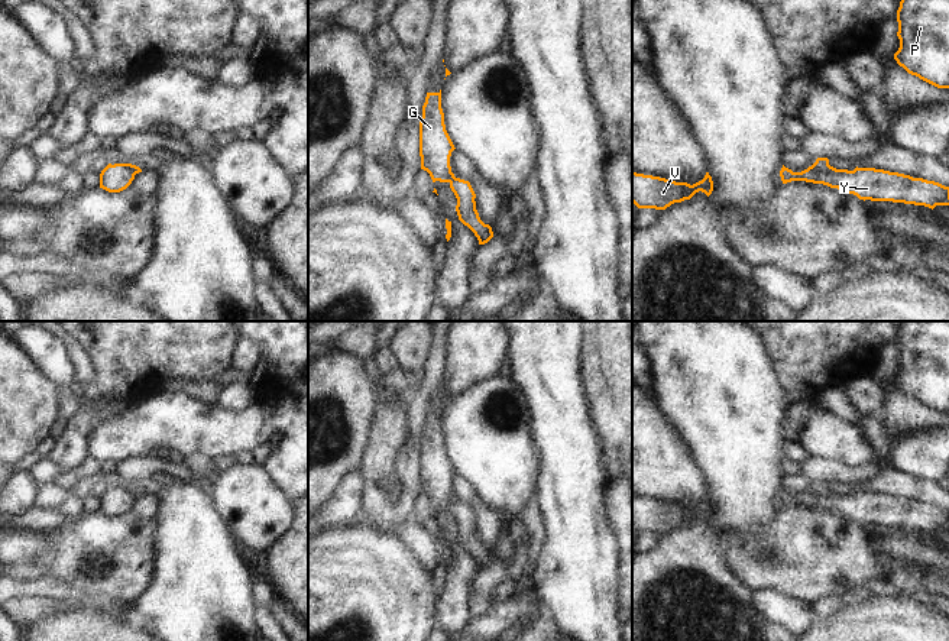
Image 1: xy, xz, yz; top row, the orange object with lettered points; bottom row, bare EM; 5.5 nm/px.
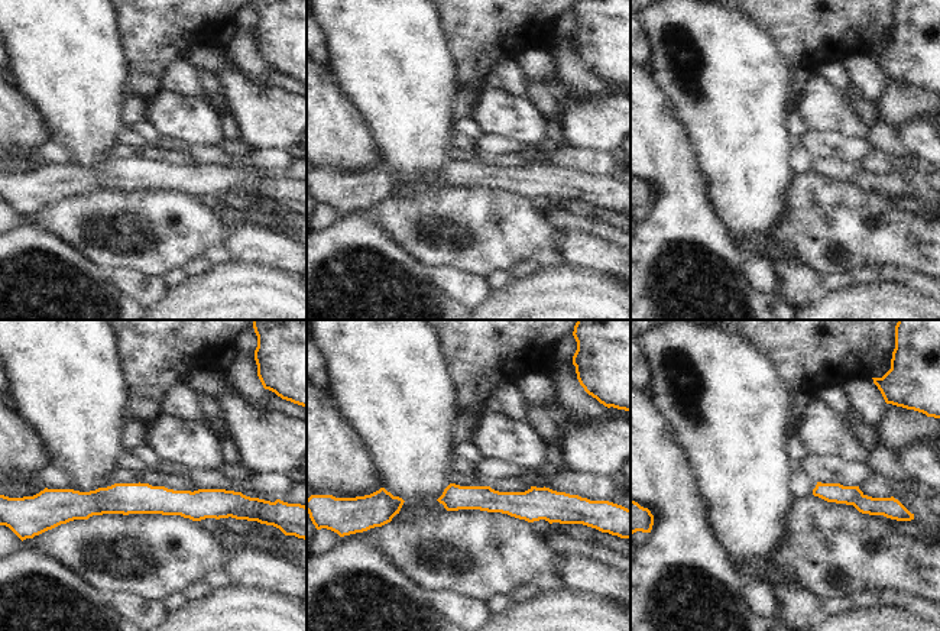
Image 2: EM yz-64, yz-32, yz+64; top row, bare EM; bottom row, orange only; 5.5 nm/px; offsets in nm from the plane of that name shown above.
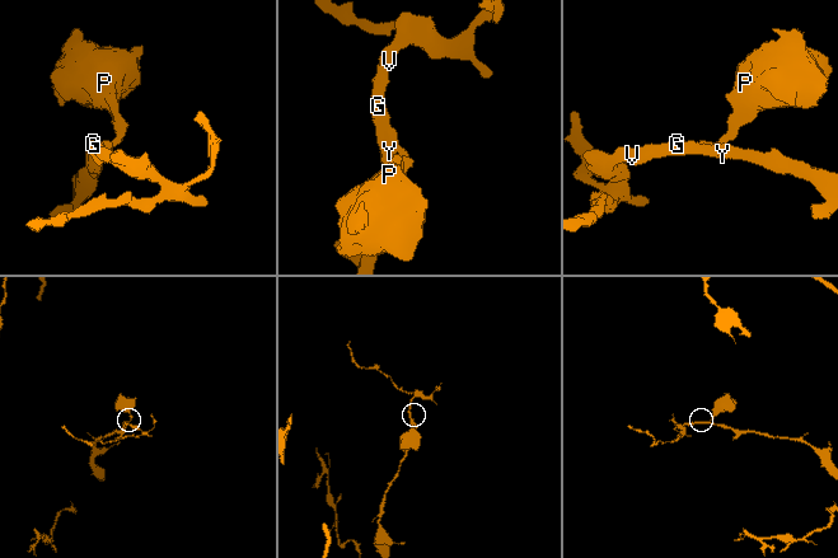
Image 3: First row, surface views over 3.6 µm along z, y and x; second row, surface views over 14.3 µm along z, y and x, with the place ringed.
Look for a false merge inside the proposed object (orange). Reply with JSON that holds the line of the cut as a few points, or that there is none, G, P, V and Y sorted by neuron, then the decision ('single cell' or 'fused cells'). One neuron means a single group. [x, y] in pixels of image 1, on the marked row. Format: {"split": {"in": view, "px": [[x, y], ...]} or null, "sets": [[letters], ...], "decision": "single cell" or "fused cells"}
{"split": {"in": "yz", "px": [[812, 165], [819, 174], [832, 174], [839, 170]]}, "sets": [["G", "V", "Y"], ["P"]], "decision": "fused cells"}

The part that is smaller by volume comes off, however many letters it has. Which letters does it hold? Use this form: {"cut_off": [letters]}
{"cut_off": ["P"]}

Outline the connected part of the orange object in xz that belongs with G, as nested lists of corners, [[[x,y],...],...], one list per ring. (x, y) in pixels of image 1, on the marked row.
[[[441,90],[427,93],[420,122],[420,156],[421,169],[430,174],[433,182],[450,182],[456,178],[450,166],[450,156],[454,149],[444,124]]]

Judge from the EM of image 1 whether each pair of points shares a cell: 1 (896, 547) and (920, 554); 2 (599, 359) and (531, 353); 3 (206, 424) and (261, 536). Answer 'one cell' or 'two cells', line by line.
1: one cell
2: two cells
3: two cells

